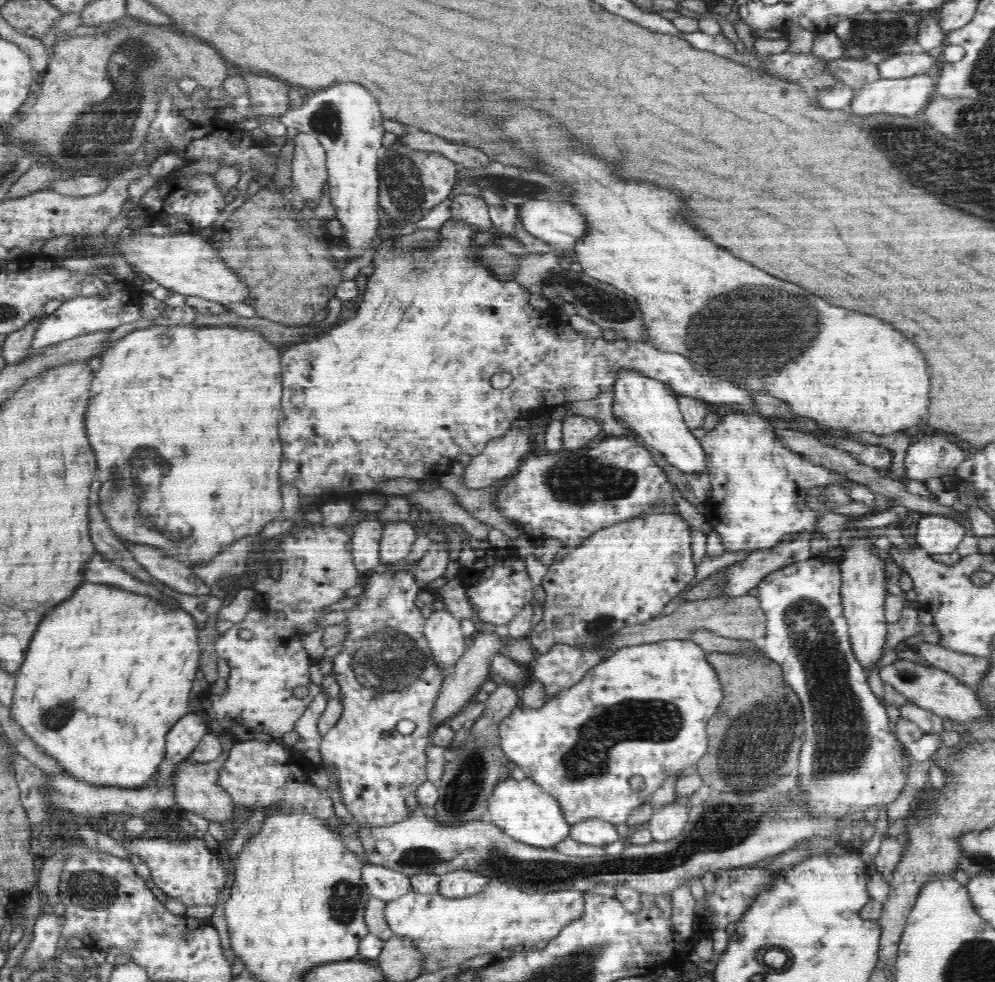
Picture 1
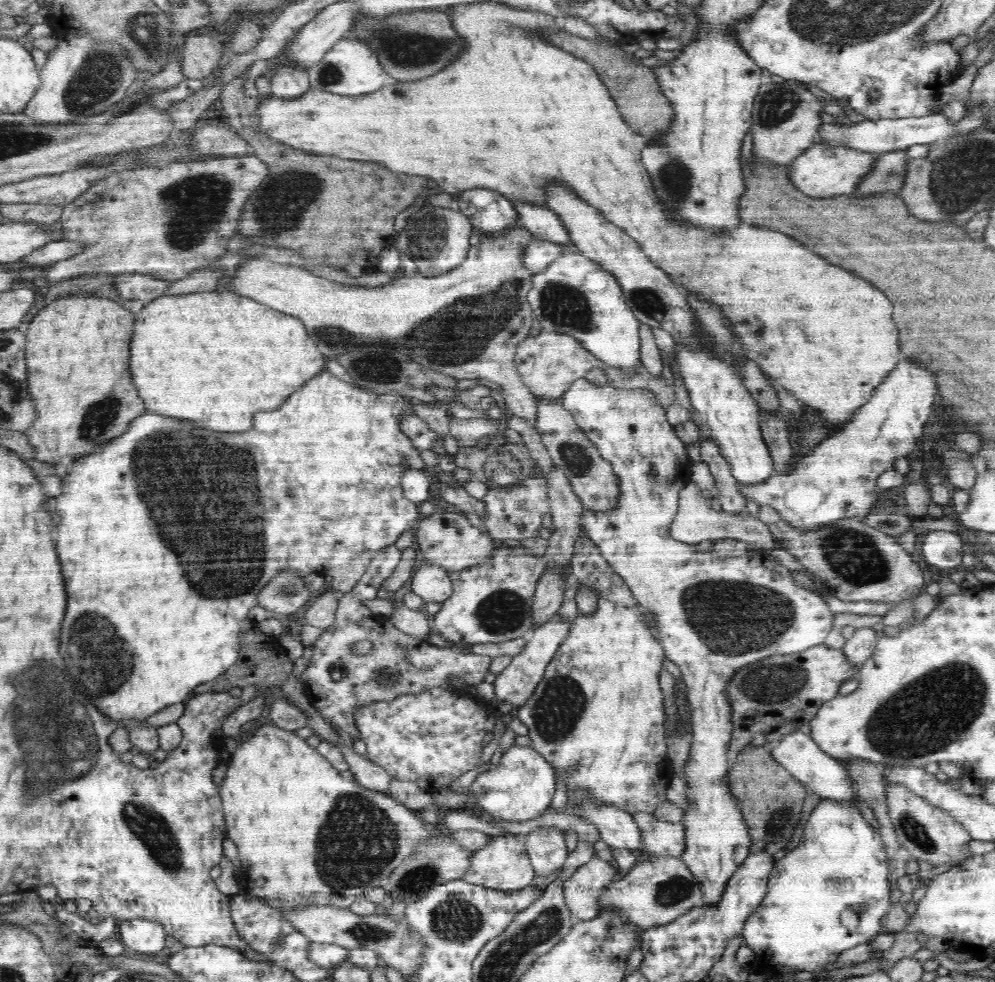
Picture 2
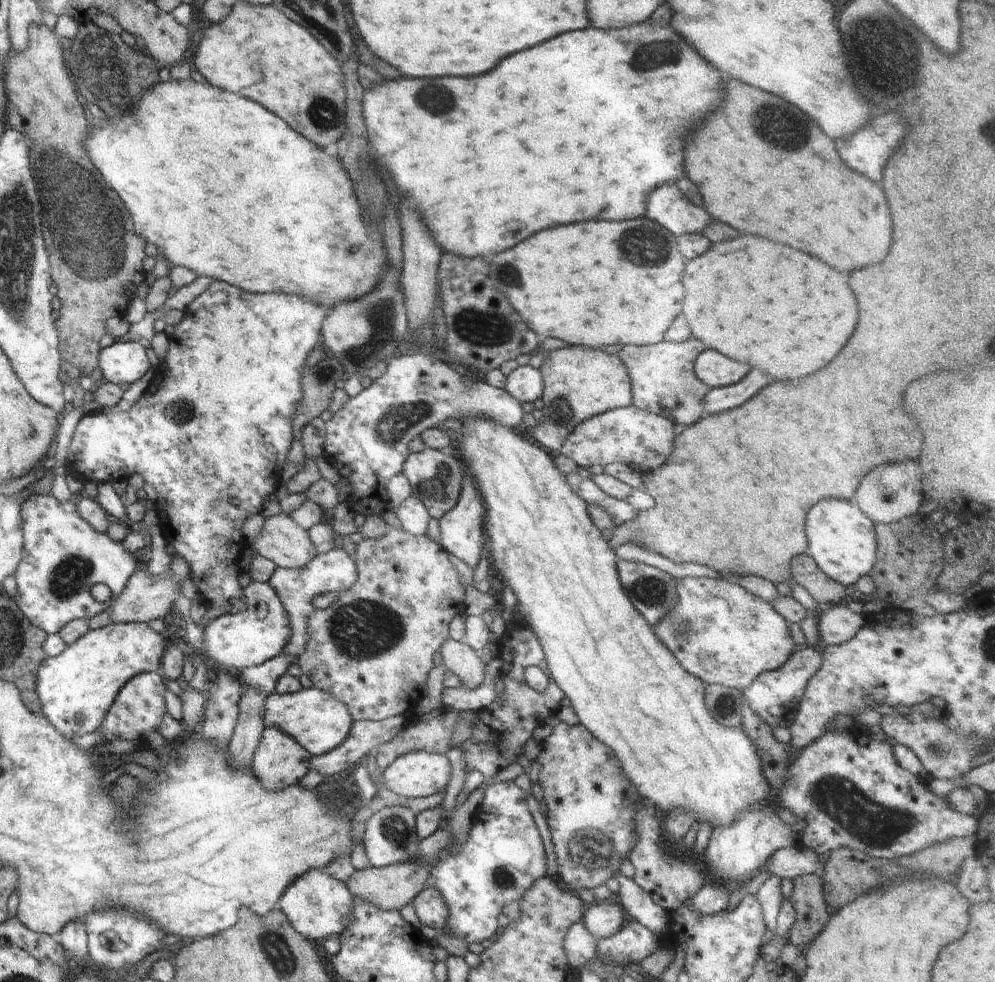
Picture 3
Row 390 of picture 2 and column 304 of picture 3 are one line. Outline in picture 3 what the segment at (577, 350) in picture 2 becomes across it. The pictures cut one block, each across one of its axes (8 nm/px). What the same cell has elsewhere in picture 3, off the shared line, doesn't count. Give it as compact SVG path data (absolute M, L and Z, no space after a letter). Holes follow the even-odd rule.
M278 514L265 520L260 536L253 543L256 552L264 558L274 562L276 567L286 569L306 568L306 564L310 564L310 560L317 555L316 548L308 536L308 530L304 530L298 526L290 515ZM388 525L386 533L378 538L357 538L356 539L356 562L358 568L358 578L352 588L343 591L338 596L338 600L334 600L334 604L330 604L328 608L317 609L312 616L308 616L306 620L306 644L304 644L304 652L296 659L296 664L300 666L302 672L310 678L313 686L334 694L336 698L343 704L346 704L352 721L382 721L392 716L406 716L407 719L413 718L417 712L426 708L427 698L427 681L430 671L434 665L434 654L441 650L446 640L450 639L449 625L456 613L462 613L464 610L463 598L464 588L460 583L460 578L456 568L449 560L447 552L430 538L425 536L411 536L402 528L394 528Z

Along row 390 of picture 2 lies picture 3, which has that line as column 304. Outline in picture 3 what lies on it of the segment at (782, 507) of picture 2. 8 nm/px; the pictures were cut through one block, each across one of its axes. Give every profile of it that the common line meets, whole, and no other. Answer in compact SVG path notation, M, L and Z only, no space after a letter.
M310 870L285 889L277 903L279 909L288 916L296 932L300 932L315 944L330 938L346 936L346 930L354 922L354 900L345 884L332 880L325 870Z

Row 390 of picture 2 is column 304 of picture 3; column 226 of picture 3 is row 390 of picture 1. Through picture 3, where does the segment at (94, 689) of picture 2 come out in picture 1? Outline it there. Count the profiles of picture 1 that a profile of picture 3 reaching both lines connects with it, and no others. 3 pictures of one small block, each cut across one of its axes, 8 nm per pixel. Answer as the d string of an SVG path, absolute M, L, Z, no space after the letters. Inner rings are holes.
M453 217L444 222L438 229L445 238L443 243L433 252L416 251L415 253L402 253L395 255L392 242L396 237L382 237L382 244L372 258L375 264L375 271L366 278L366 289L363 300L358 304L358 310L354 318L340 325L334 325L310 339L293 344L282 354L282 382L284 382L284 398L282 398L282 416L280 416L280 442L286 442L284 448L284 460L280 468L280 484L296 486L300 496L312 496L318 506L322 506L326 500L336 500L336 496L348 496L360 494L360 492L378 492L380 484L386 484L392 478L410 478L412 480L426 480L437 482L450 472L452 464L460 454L467 454L473 458L479 456L484 450L487 442L506 434L512 429L512 421L516 419L527 419L530 416L546 414L560 409L561 406L570 402L582 402L597 398L601 393L610 391L615 382L615 372L620 368L632 369L651 379L660 380L667 387L678 395L691 397L698 401L712 404L739 404L739 412L747 415L756 414L755 407L749 390L746 390L723 378L708 377L700 374L693 368L693 365L684 356L657 350L652 343L634 342L626 339L616 339L607 342L603 338L594 338L576 332L569 322L562 322L555 314L553 308L536 311L528 303L529 293L524 290L516 281L498 280L489 268L486 268L477 258L478 247L474 247L472 238L478 233L475 226L463 220L453 220ZM498 372L510 372L514 376L512 384L506 390L494 390L490 384L490 378Z

